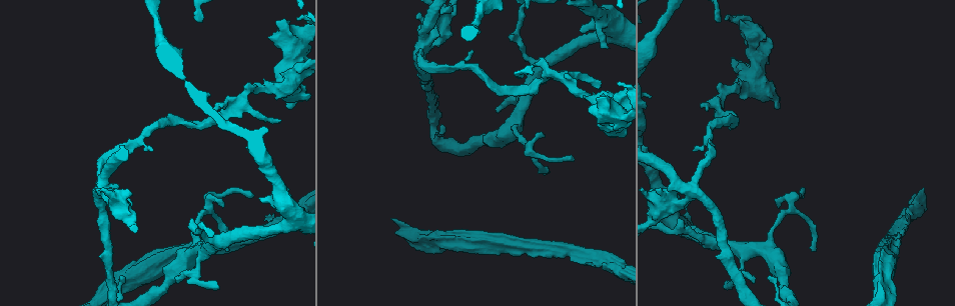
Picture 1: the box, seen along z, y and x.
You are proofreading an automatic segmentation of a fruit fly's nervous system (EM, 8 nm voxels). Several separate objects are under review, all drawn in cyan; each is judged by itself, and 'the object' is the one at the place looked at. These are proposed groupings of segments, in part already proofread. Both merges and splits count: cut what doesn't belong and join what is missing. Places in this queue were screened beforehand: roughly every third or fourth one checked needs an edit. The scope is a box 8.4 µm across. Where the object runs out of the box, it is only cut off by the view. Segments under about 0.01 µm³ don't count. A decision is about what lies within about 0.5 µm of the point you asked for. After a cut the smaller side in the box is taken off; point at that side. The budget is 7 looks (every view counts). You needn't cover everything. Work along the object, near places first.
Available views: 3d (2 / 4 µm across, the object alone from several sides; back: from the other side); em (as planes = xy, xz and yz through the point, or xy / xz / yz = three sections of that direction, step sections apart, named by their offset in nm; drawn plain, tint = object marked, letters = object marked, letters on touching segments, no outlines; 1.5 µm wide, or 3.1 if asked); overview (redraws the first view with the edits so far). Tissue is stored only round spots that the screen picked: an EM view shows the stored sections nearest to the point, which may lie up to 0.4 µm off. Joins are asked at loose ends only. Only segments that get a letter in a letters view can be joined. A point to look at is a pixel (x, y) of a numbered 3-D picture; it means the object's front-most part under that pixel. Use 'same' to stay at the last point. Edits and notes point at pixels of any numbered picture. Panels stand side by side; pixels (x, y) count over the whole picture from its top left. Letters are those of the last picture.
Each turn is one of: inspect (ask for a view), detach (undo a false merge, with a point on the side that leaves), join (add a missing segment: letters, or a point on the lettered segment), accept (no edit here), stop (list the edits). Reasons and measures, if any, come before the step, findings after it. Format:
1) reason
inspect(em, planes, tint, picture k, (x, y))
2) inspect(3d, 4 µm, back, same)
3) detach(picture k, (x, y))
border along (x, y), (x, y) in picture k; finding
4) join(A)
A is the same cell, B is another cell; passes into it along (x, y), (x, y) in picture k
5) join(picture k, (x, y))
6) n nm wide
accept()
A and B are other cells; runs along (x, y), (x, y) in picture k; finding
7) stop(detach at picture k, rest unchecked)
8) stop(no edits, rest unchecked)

thin end
inspect(3d, 4 µm, back, picture 1, (251, 194))

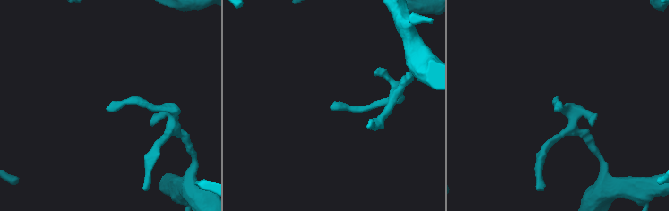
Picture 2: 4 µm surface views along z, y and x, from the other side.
inspect(em, planes, tint, picture 2, (555, 108))

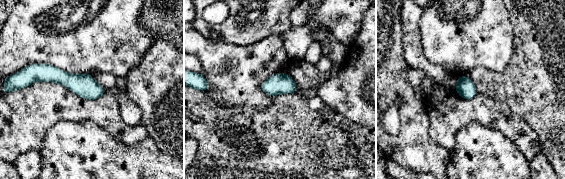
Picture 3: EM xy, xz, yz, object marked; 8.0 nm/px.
see the neighbours
inspect(em, planes, letters, same)

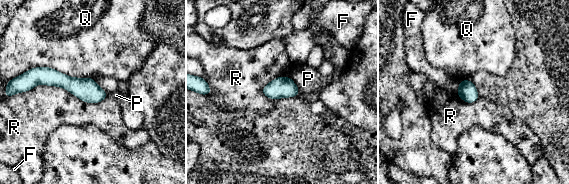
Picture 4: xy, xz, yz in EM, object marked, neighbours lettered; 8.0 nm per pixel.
150 nm wide
accept()
F, P, Q and R are other cells; border along (21, 91), (108, 94) in picture 4; no lettered segment goes on from it

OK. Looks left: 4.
an open end
inspect(3d, 2 µm, picture 1, (609, 48))

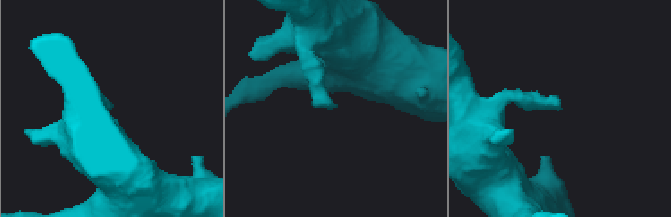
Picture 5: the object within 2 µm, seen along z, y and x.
shape alone is not enough
inspect(em, xz, step 4, tint, picture 5, (109, 106))

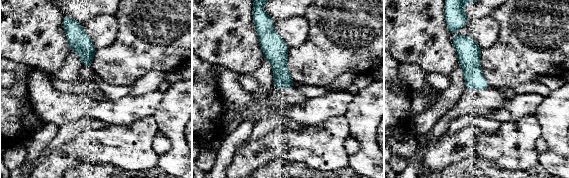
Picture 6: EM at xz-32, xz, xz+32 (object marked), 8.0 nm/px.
inspect(em, planes, letters, same)

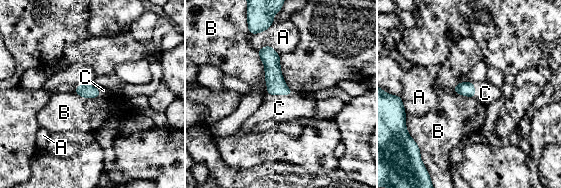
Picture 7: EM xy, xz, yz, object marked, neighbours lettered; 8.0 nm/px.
110 nm wide; B touches over 360 nm
join(C)
C is the same cell, A and B are other cells; the neuron continues

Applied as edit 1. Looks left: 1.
stop(join at picture 7, rest unchecked)

